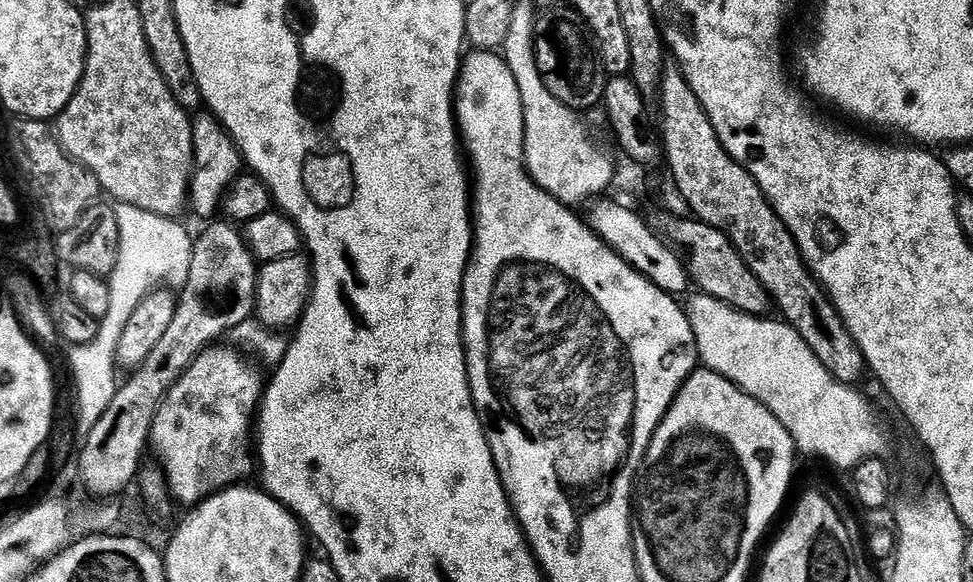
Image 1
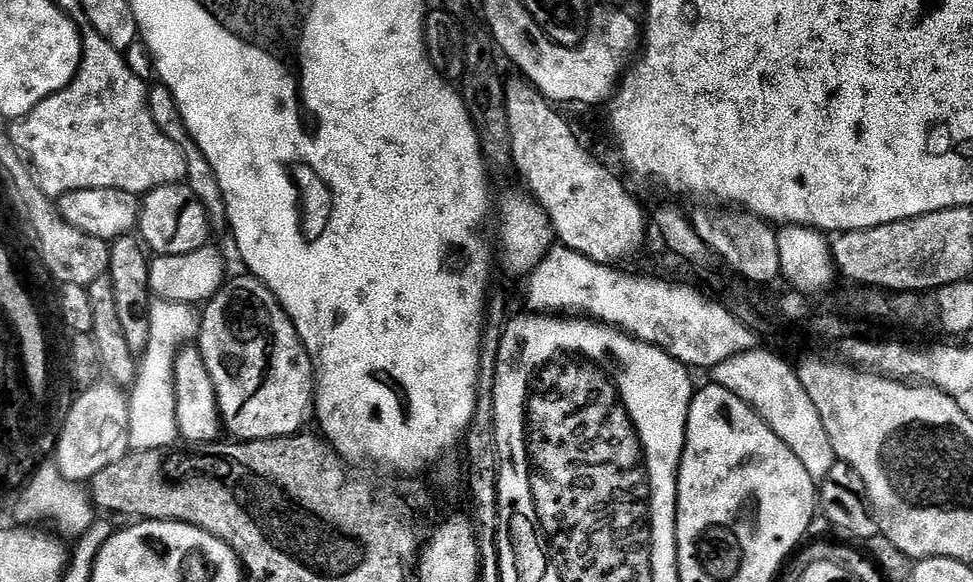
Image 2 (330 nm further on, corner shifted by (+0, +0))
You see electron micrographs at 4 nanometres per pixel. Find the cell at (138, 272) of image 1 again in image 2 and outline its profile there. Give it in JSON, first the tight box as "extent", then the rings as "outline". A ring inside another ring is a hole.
{"extent":[129,298,198,452],"outline":[[[159,298],[151,301],[149,318],[149,340],[138,360],[136,381],[130,388],[129,442],[134,452],[171,448],[177,443],[176,403],[174,402],[174,362],[188,336],[197,331],[198,316],[193,305],[171,304]]]}

